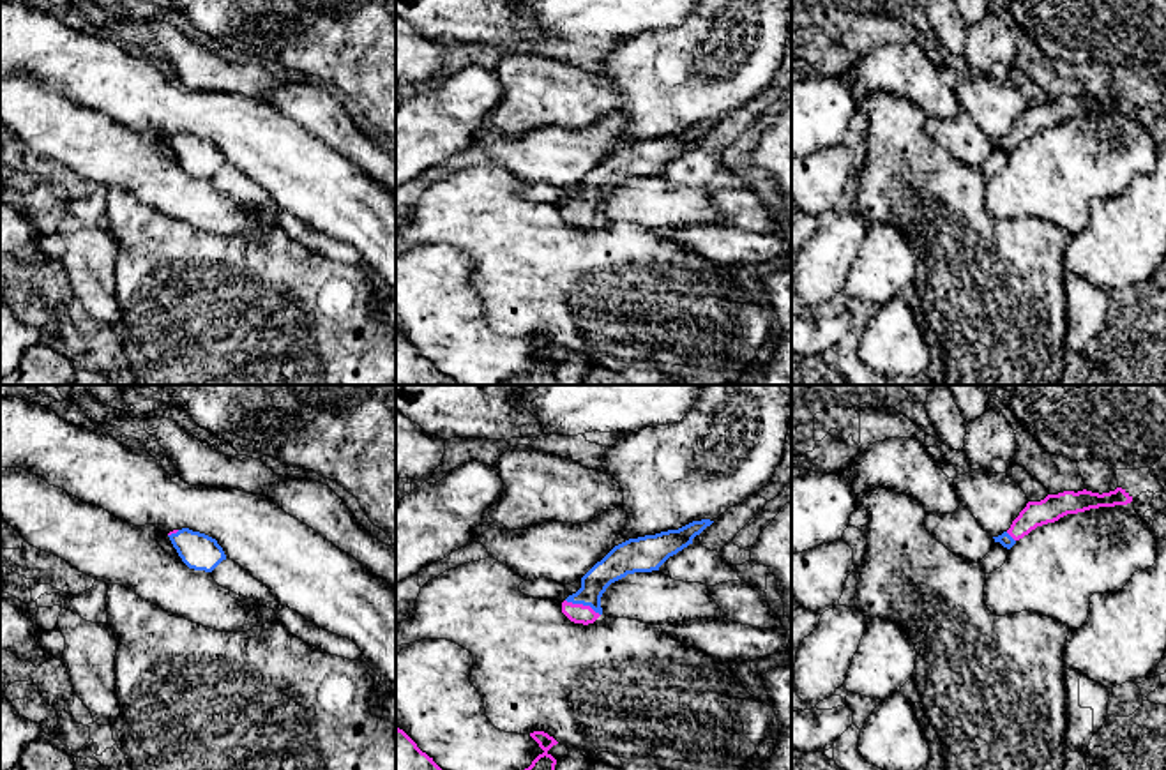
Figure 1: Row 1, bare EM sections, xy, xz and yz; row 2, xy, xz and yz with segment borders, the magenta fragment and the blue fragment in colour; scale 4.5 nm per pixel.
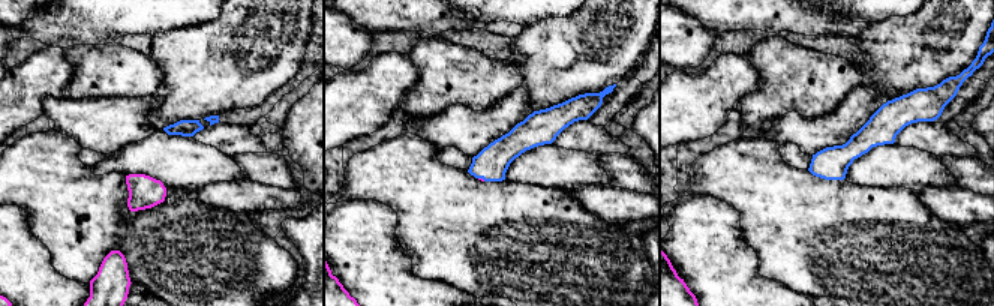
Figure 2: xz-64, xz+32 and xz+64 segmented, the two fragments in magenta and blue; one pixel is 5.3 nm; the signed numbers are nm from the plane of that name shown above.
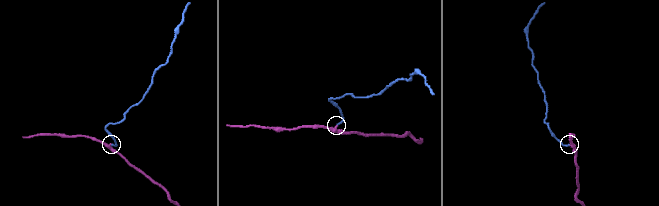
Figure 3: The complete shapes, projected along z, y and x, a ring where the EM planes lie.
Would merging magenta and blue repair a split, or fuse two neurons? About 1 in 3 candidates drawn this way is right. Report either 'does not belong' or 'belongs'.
belongs

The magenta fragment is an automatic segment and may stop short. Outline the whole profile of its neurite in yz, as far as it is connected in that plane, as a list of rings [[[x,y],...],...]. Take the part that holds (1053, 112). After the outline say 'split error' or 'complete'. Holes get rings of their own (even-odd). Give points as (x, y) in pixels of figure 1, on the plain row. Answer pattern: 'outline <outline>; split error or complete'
outline [[[1122,92],[1102,99],[1086,94],[1078,97],[1064,95],[1058,99],[1048,99],[1041,106],[1028,106],[1012,125],[1011,132],[993,143],[1011,154],[1019,143],[1028,140],[1037,131],[1055,127],[1067,118],[1078,118],[1099,111],[1127,109],[1131,106],[1132,101]]]; split error

